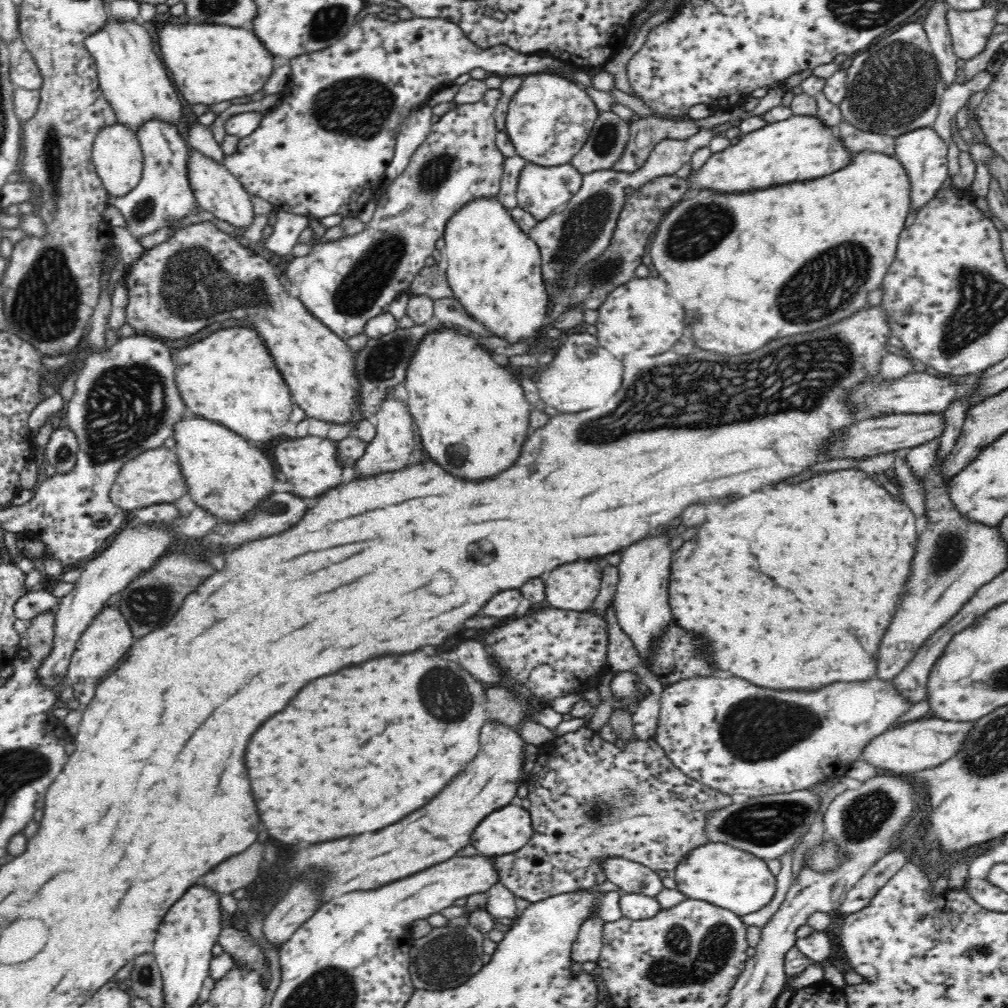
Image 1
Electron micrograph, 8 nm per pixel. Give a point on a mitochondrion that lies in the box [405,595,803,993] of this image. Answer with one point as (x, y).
(693, 957)

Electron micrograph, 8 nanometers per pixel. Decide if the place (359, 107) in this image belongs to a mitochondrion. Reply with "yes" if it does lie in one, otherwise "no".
yes

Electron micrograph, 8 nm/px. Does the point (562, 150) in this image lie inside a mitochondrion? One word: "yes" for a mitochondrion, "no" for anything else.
no

